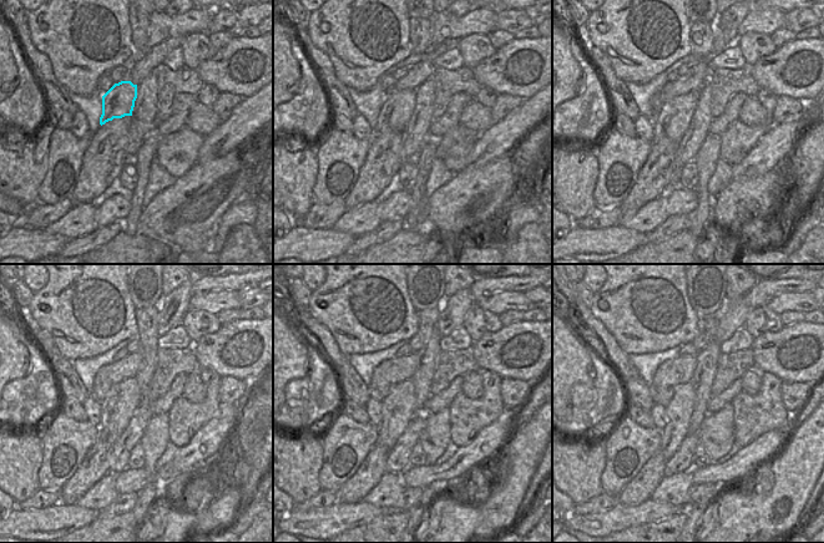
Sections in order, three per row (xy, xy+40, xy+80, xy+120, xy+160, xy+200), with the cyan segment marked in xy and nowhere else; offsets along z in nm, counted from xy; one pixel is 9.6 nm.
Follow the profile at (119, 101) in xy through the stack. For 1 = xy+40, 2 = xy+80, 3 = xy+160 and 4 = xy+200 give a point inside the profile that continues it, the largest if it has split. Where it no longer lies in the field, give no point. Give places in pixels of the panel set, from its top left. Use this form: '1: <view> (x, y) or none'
1: xy+40 (398, 107)
2: xy+80 (673, 118)
3: xy+160 (398, 406)
4: xy+200 (678, 411)

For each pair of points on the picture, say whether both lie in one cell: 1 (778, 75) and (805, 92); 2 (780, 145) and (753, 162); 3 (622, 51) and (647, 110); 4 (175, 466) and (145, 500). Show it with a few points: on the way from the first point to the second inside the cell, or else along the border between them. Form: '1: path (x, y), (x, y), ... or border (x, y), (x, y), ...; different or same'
1: path (784, 81), (788, 85), (799, 87); same
2: path (774, 147), (759, 161); same
3: border (662, 71), (643, 84), (627, 84); different
4: border (161, 482), (147, 482), (137, 492); different

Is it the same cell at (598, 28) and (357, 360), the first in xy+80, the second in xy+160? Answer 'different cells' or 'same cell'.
different cells

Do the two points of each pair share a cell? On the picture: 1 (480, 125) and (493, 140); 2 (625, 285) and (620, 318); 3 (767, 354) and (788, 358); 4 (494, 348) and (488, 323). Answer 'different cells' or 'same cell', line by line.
1: different cells
2: same cell
3: same cell
4: different cells

